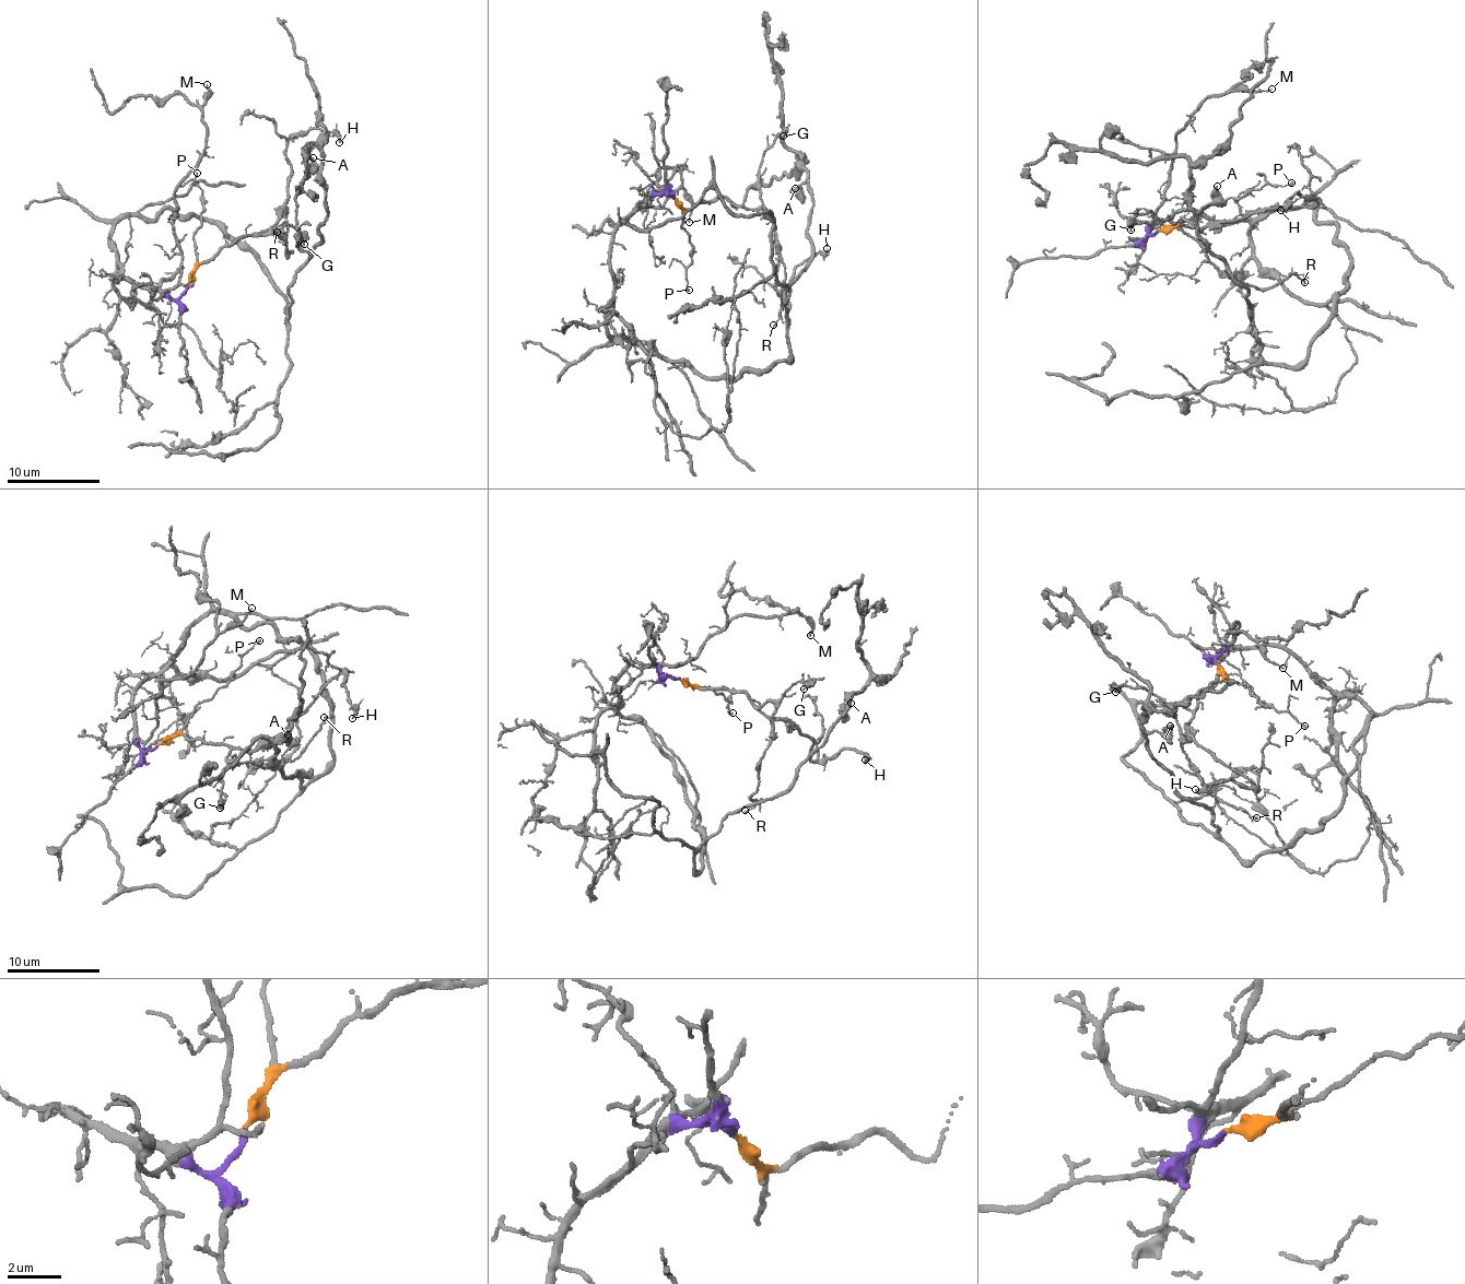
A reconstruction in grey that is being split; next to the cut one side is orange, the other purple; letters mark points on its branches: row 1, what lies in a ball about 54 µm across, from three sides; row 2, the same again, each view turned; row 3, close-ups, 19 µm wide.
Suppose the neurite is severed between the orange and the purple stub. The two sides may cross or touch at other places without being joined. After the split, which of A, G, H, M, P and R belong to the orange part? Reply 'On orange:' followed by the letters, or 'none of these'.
On orange: G, H, P, R

